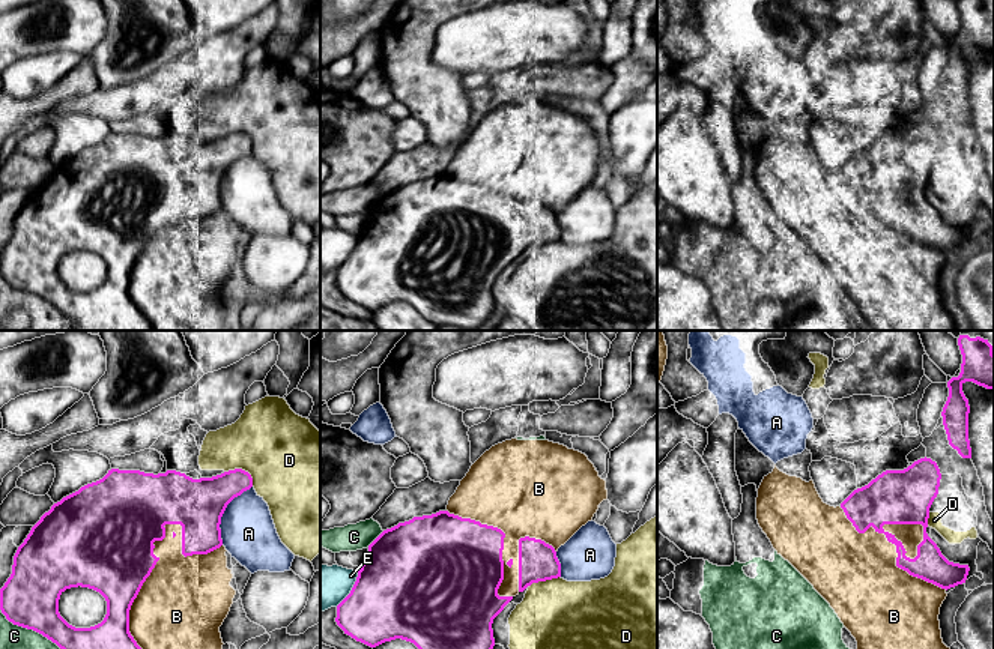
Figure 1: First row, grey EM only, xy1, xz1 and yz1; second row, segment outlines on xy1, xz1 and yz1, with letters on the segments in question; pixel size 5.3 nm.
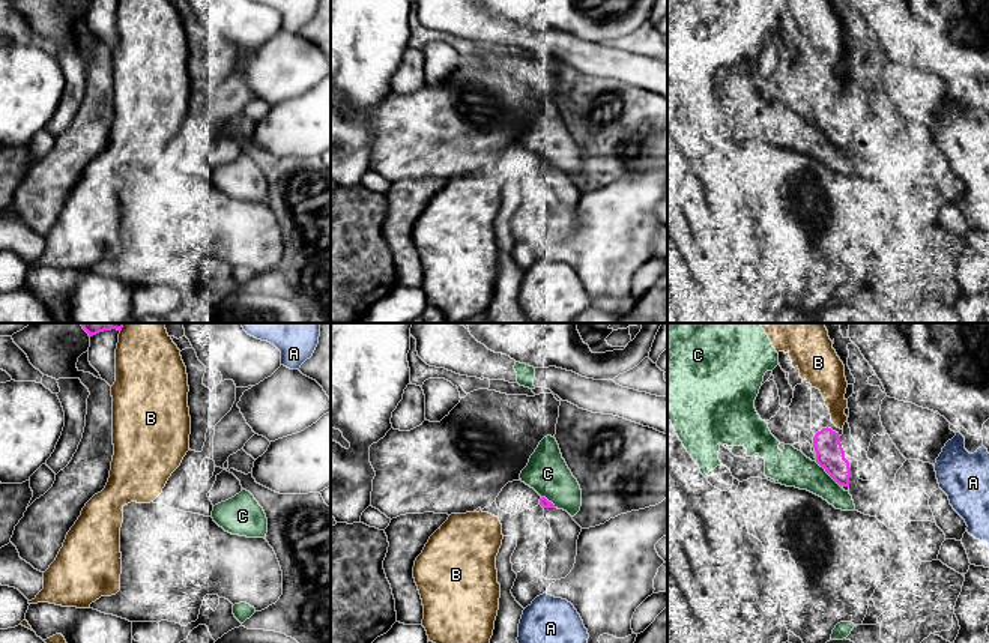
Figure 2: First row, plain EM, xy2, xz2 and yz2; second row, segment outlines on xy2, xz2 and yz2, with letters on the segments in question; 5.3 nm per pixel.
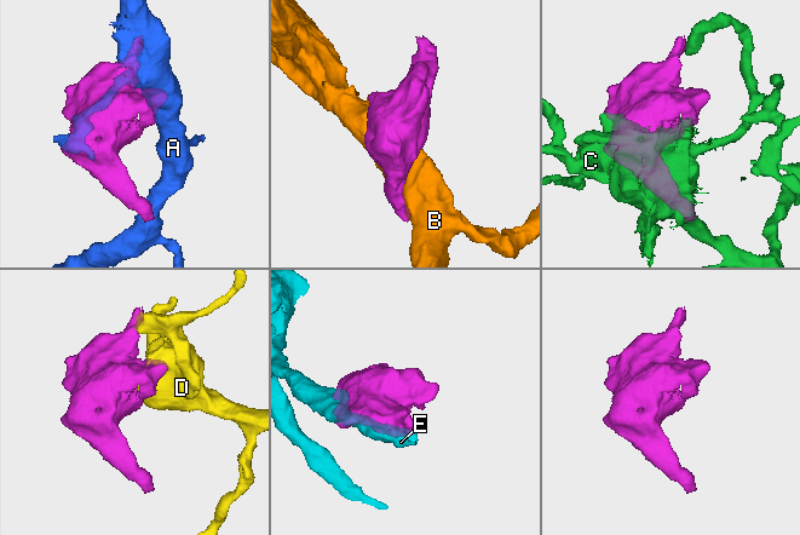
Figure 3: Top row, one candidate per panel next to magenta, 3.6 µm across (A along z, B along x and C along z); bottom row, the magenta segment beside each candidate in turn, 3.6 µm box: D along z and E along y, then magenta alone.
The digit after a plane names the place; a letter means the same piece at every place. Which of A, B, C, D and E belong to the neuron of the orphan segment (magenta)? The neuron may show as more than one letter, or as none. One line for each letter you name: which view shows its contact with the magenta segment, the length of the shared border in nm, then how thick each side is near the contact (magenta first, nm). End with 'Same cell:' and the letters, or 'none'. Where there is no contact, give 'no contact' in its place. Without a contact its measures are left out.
Same cell: none

